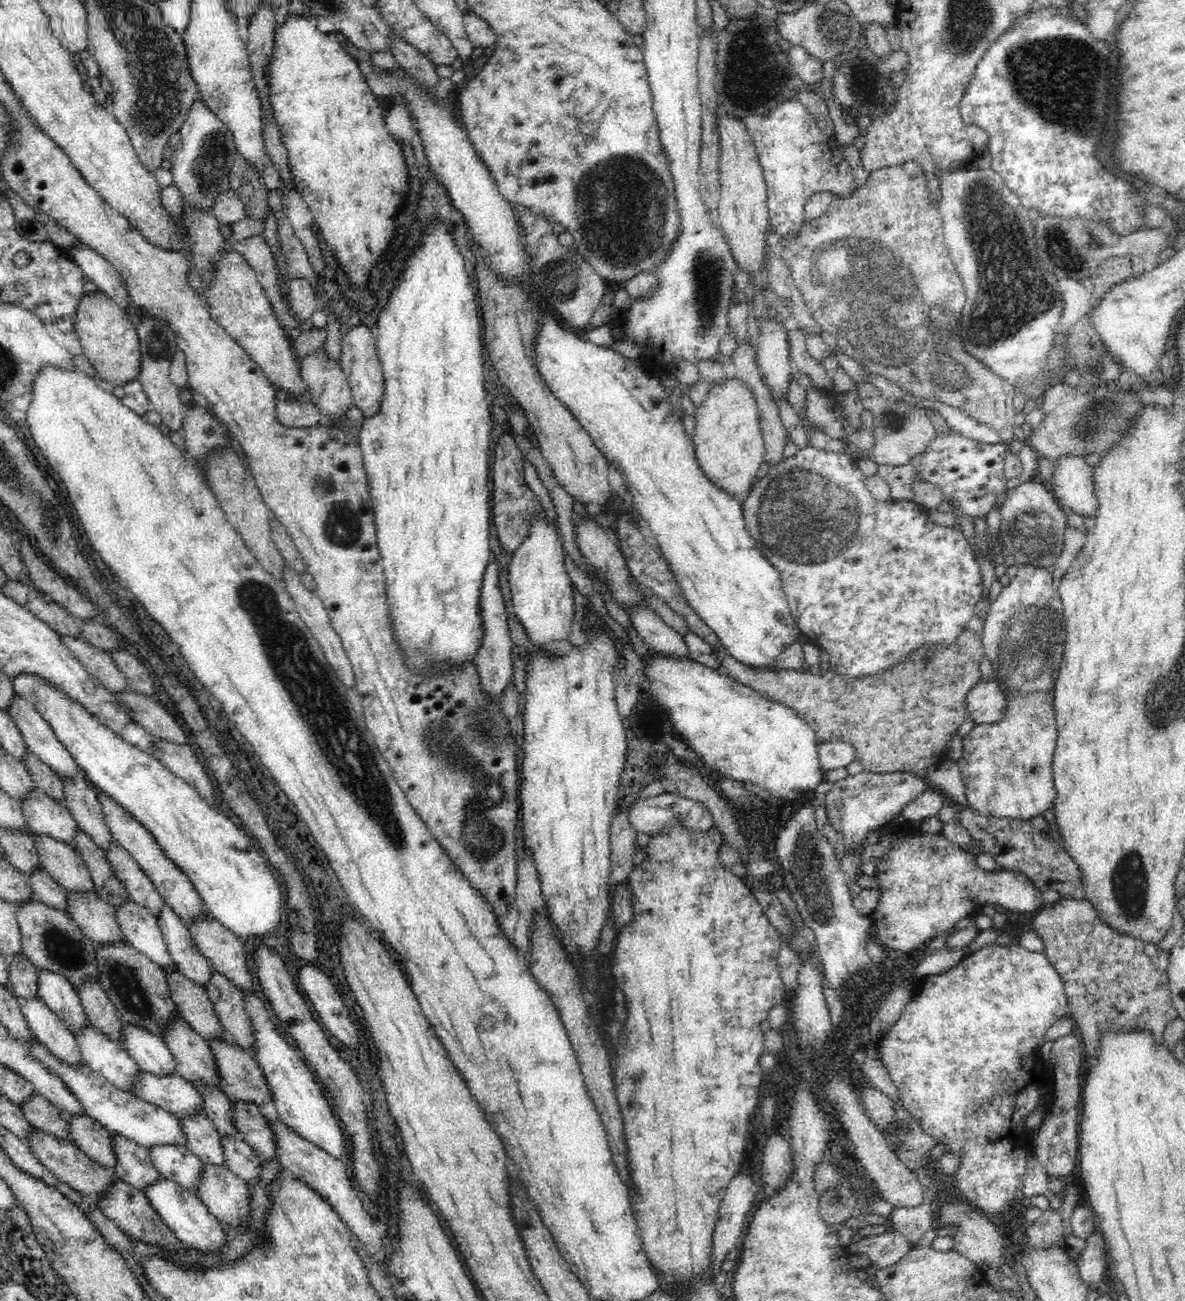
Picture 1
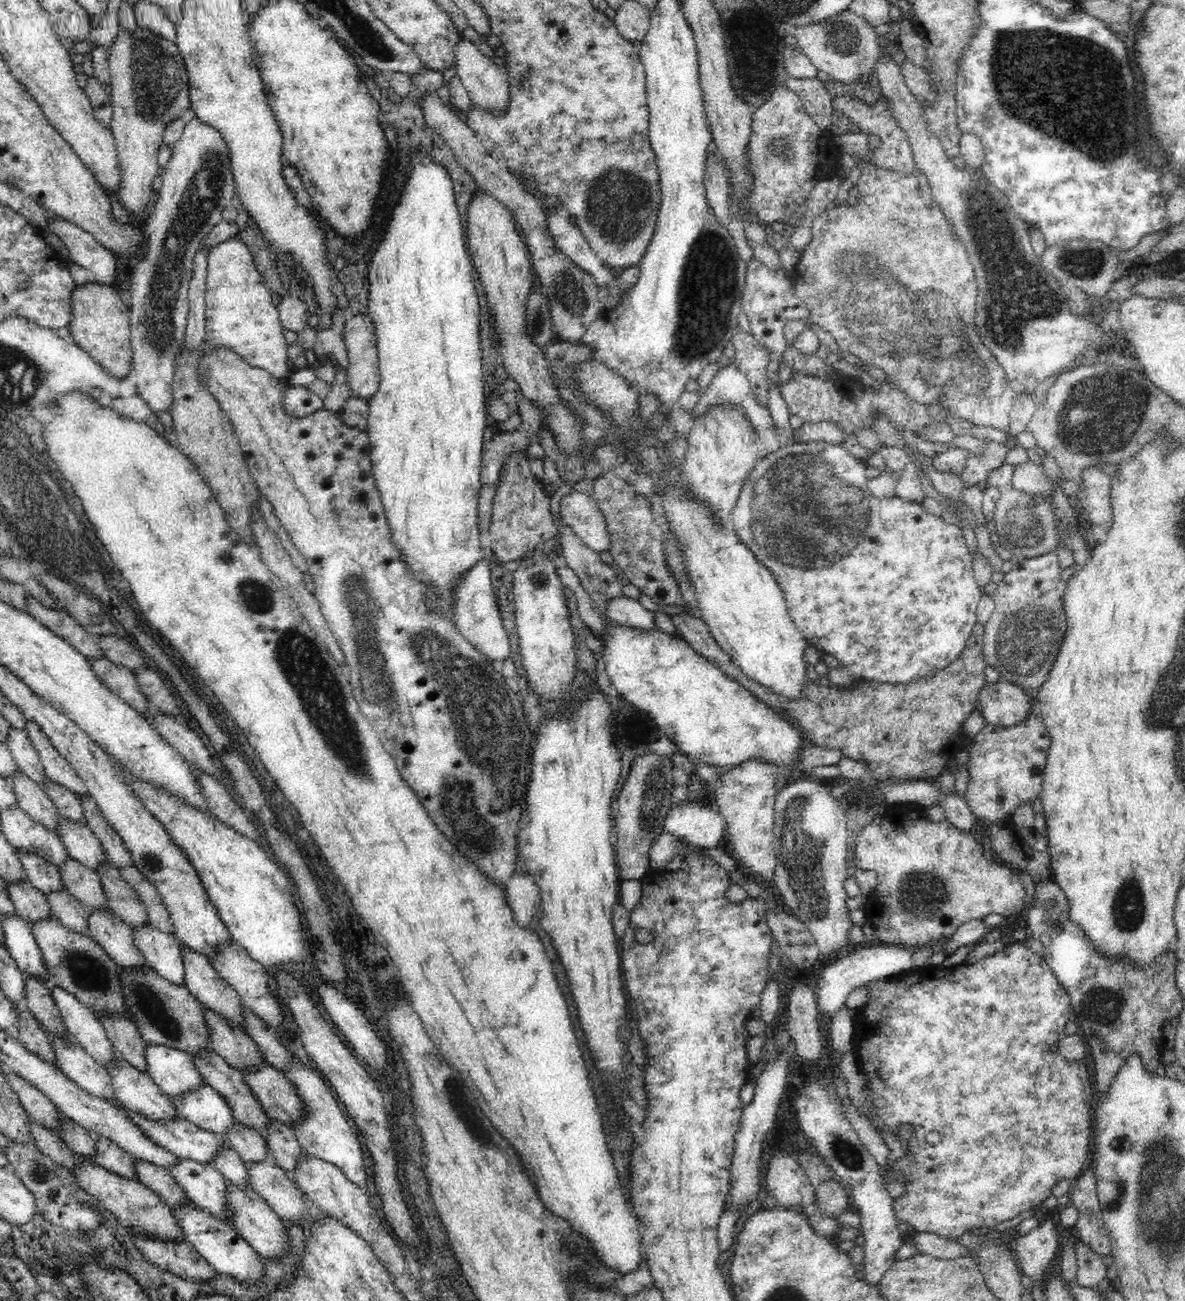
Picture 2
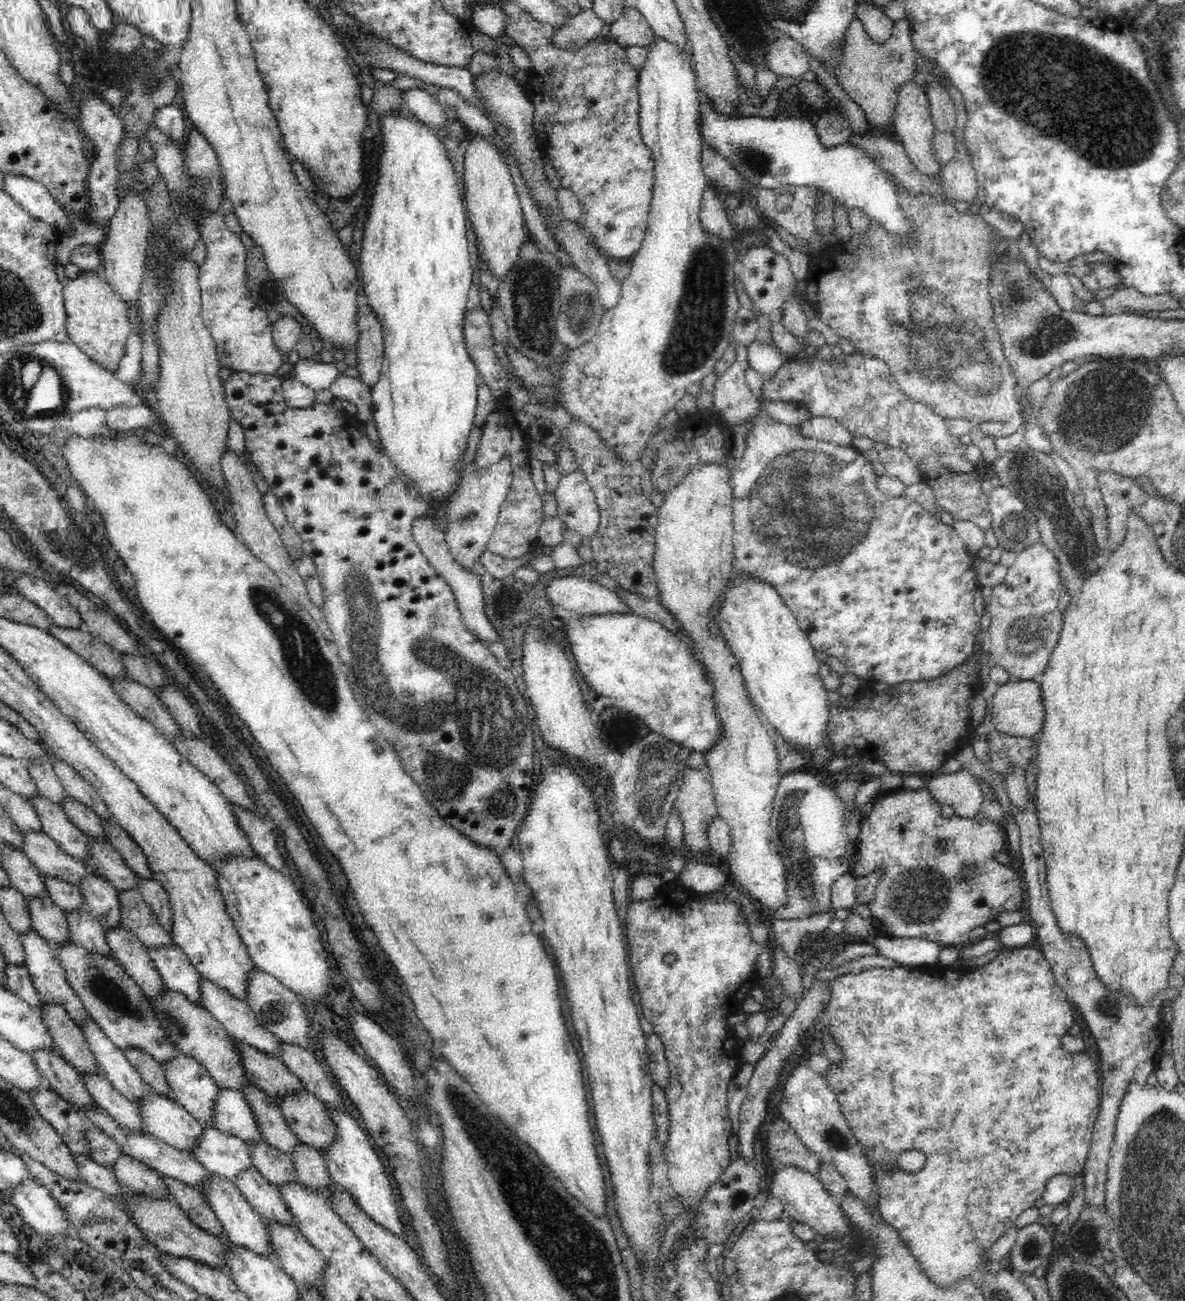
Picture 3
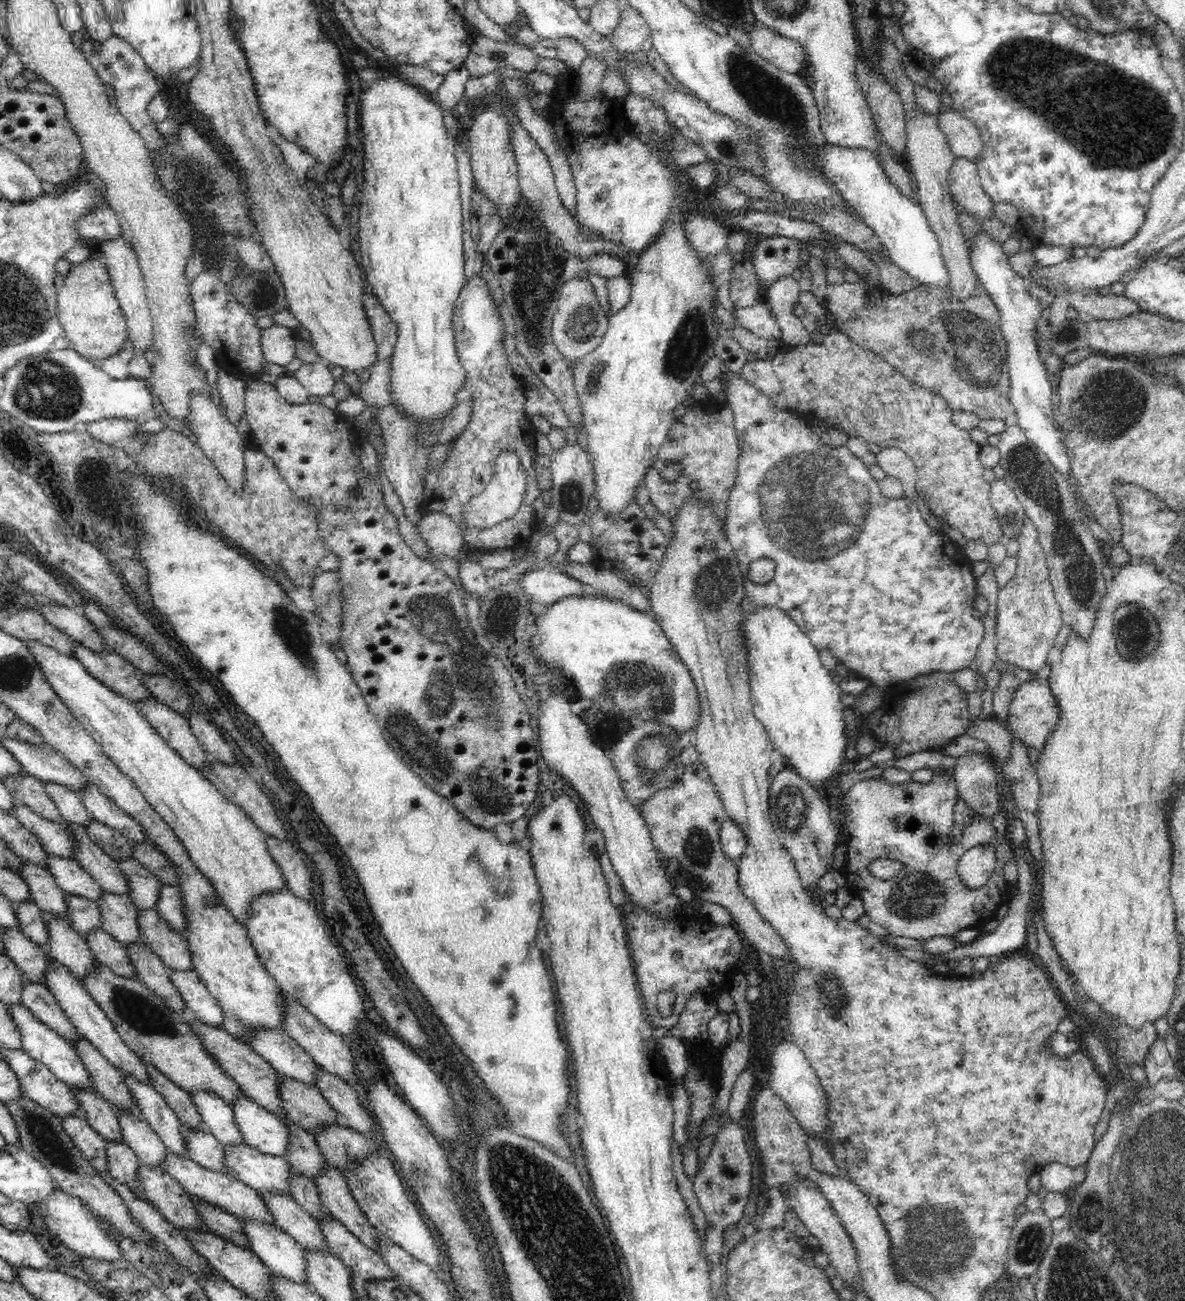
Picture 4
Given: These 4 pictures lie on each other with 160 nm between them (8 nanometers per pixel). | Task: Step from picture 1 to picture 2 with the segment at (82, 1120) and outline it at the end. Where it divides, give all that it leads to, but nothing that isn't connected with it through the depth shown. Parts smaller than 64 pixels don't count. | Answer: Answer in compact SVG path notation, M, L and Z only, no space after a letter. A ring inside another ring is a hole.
M94 1134L96 1139L96 1157L94 1162L107 1171L130 1180L137 1180L135 1158L111 1140Z

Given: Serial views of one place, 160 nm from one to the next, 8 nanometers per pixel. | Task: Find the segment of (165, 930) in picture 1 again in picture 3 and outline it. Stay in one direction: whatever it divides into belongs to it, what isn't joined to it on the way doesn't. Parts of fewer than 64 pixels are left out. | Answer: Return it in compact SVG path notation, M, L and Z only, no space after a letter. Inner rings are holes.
M201 975L200 990L203 1006L222 1024L233 1039L248 1044L248 1046L260 1050L260 1052L280 1057L280 1038L258 1023L252 1007L246 1001L236 999L221 986L214 984L211 980L201 978Z

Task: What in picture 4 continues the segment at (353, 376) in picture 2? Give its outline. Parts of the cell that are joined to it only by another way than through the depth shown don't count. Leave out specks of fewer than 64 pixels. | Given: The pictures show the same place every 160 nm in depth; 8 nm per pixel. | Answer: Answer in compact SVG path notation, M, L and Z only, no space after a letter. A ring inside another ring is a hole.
M365 293L363 303L366 318L369 320L374 339L378 344L376 362L386 360L394 353L398 340L398 325L394 324L394 319L386 313L386 309L378 303L378 297L373 293Z

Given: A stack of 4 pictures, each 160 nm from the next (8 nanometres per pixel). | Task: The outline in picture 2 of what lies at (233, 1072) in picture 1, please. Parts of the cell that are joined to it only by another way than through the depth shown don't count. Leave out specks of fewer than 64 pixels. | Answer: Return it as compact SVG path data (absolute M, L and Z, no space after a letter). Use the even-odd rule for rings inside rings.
M267 1063L256 1070L242 1072L242 1078L271 1119L290 1127L304 1118L300 1092L286 1079L284 1072Z

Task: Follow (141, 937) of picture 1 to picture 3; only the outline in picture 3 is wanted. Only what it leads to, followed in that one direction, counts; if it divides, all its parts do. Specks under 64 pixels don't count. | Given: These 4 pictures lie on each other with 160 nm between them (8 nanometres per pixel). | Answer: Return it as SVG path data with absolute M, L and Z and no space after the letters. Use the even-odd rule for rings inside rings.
M176 944L148 948L148 954L152 957L167 989L181 993L188 1001L203 1006L200 974Z

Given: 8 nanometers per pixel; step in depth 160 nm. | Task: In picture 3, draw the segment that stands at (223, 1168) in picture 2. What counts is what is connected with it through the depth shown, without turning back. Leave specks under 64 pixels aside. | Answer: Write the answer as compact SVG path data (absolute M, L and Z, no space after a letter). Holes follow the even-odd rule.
M258 1170L242 1172L234 1182L263 1220L275 1220L298 1228L298 1223L294 1221L288 1206L283 1202L280 1190L276 1185L267 1182Z

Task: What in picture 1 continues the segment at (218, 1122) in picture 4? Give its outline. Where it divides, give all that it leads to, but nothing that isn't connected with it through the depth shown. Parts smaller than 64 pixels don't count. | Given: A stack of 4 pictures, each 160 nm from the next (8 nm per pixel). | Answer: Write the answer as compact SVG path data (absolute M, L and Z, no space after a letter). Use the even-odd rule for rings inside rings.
M122 1021L123 1048L134 1059L141 1072L156 1076L176 1073L176 1062L164 1040L145 1028Z

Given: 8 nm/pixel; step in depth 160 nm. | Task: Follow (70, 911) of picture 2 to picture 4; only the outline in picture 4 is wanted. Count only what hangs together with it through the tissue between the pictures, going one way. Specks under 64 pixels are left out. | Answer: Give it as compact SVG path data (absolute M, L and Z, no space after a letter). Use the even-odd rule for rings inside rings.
M102 928L92 930L88 936L84 936L84 939L90 945L98 963L102 963L104 967L108 967L110 972L118 976L138 980L138 975L134 971L134 965L132 965L132 959L128 957L126 947L109 932Z

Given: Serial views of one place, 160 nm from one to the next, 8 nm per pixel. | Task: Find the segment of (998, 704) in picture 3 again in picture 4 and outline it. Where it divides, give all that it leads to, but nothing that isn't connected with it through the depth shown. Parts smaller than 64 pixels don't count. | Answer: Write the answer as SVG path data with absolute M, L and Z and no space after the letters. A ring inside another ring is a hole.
M1032 679L1020 685L1010 704L1008 731L1012 732L1024 745L1042 750L1058 724L1059 705L1050 691L1048 679Z

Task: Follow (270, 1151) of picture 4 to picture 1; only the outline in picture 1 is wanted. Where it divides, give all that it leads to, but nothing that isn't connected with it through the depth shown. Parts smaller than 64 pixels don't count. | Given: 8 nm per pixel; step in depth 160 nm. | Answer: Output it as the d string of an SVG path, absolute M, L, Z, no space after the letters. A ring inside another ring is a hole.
M138 1072L138 1078L134 1088L130 1091L134 1091L134 1096L142 1099L150 1104L155 1104L172 1114L178 1116L194 1116L196 1110L204 1109L204 1099L202 1095L198 1093L198 1089L194 1087L194 1084L190 1083L183 1076L178 1073L168 1076L156 1076L148 1072Z

